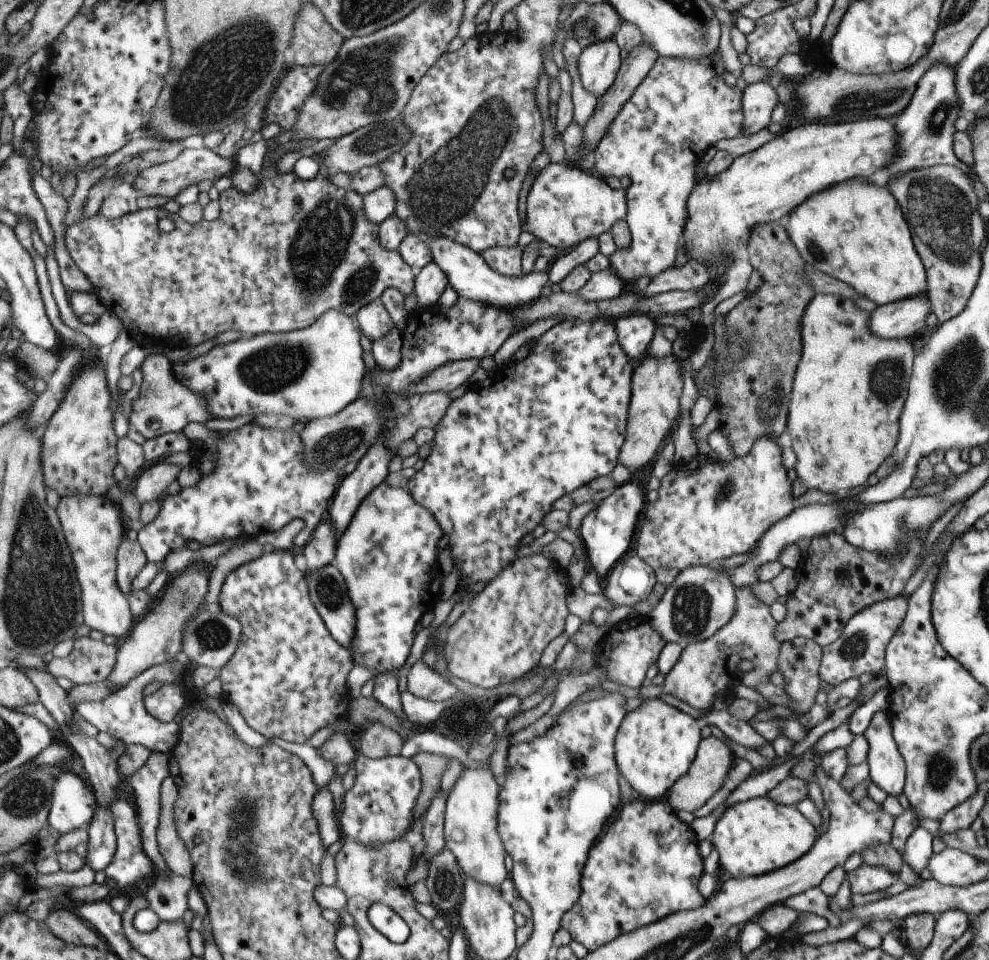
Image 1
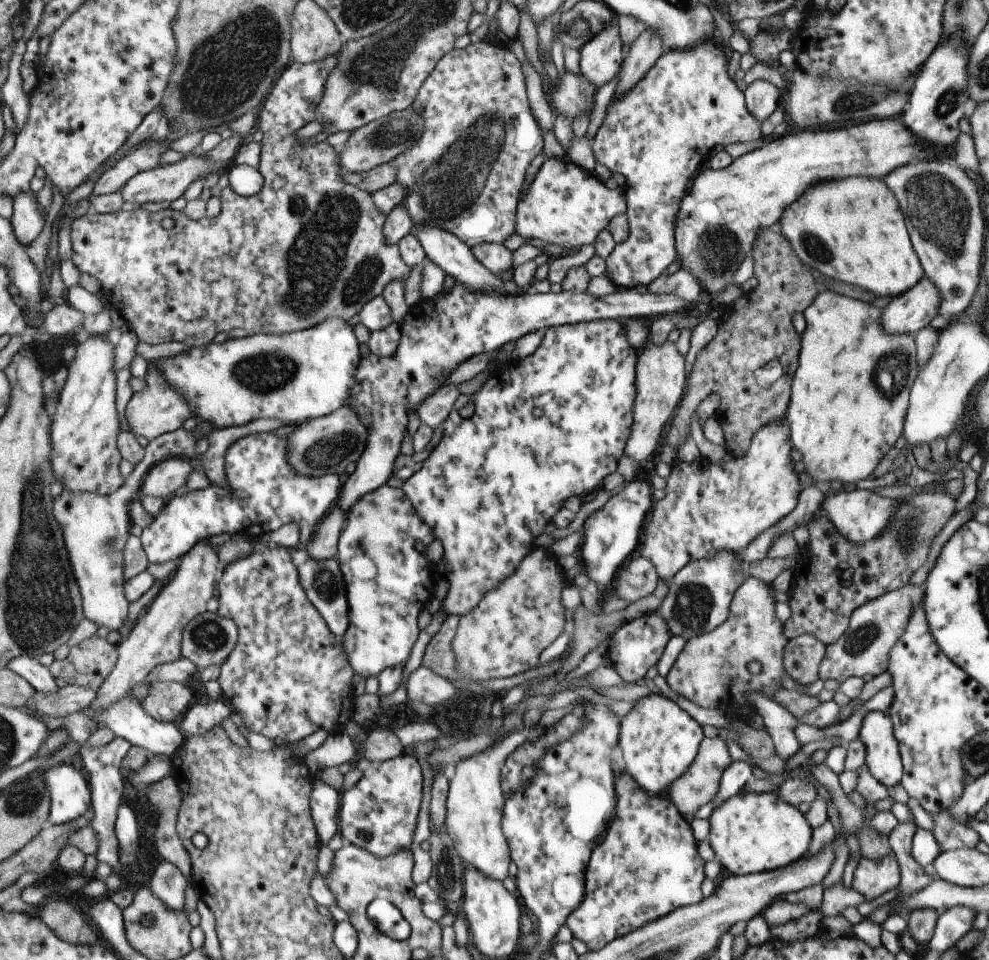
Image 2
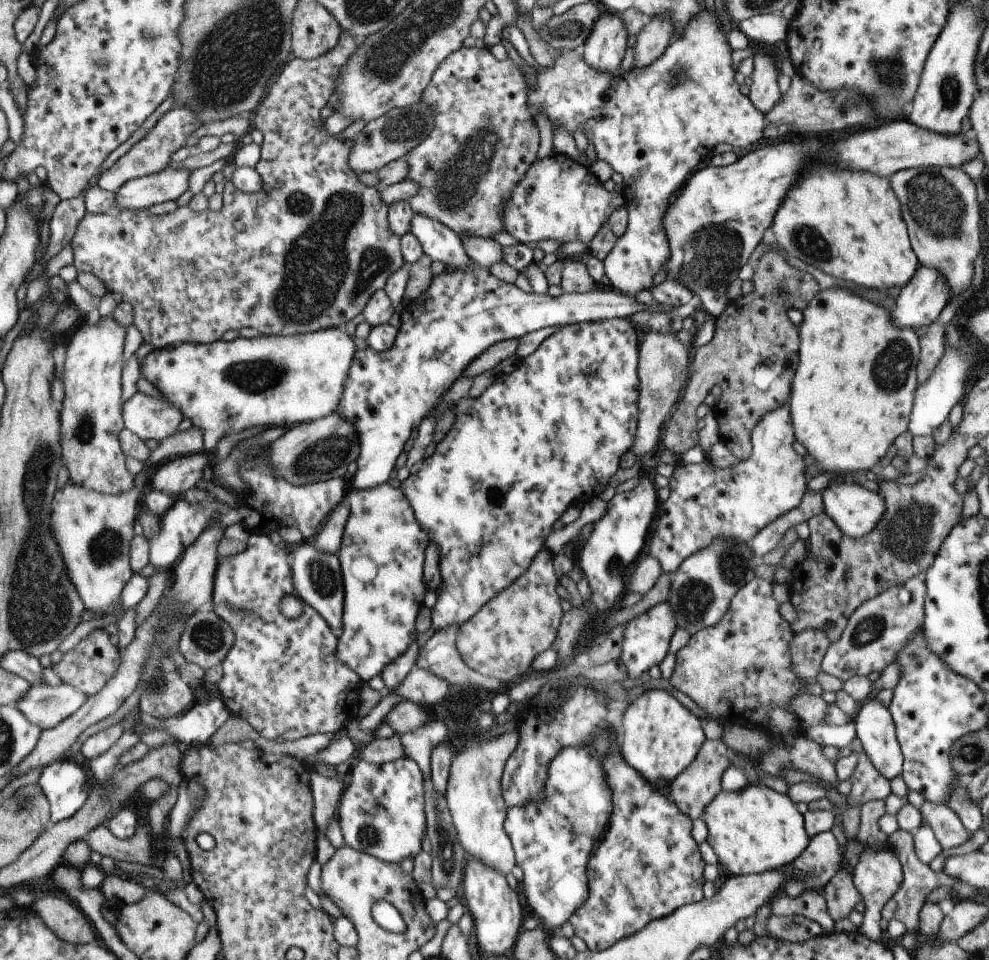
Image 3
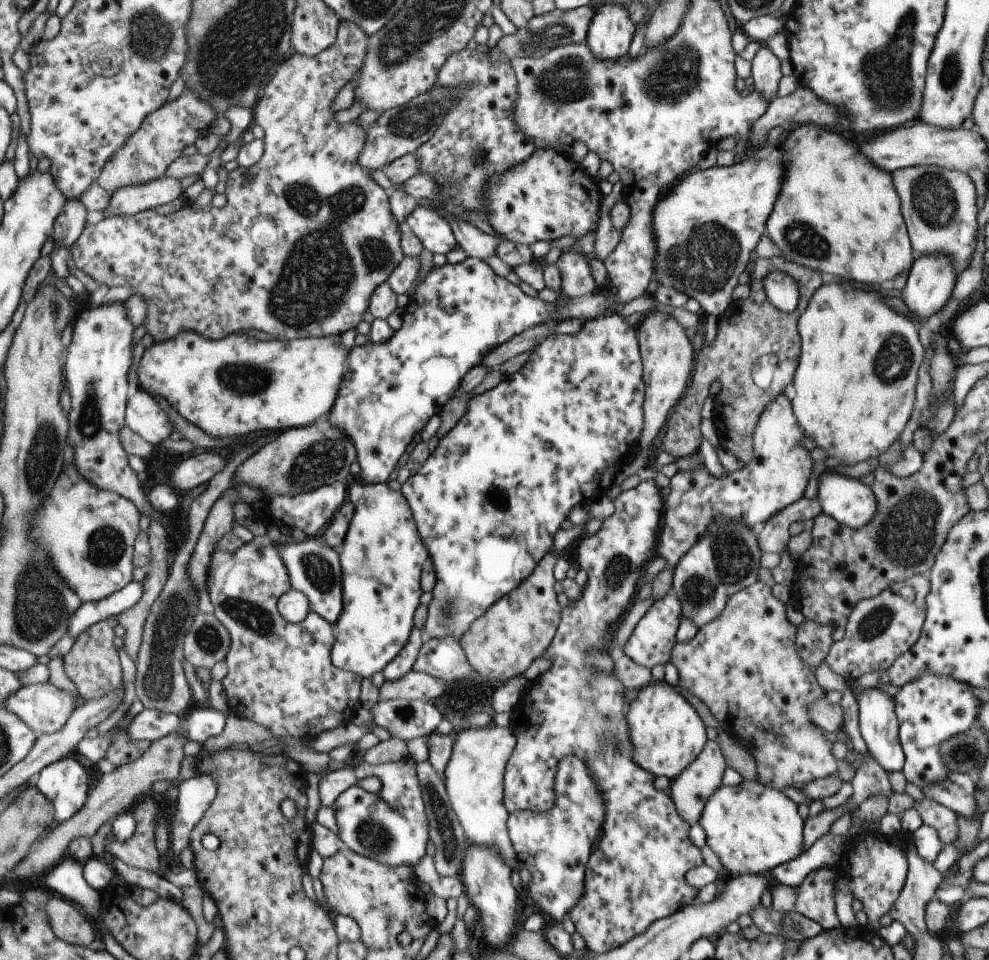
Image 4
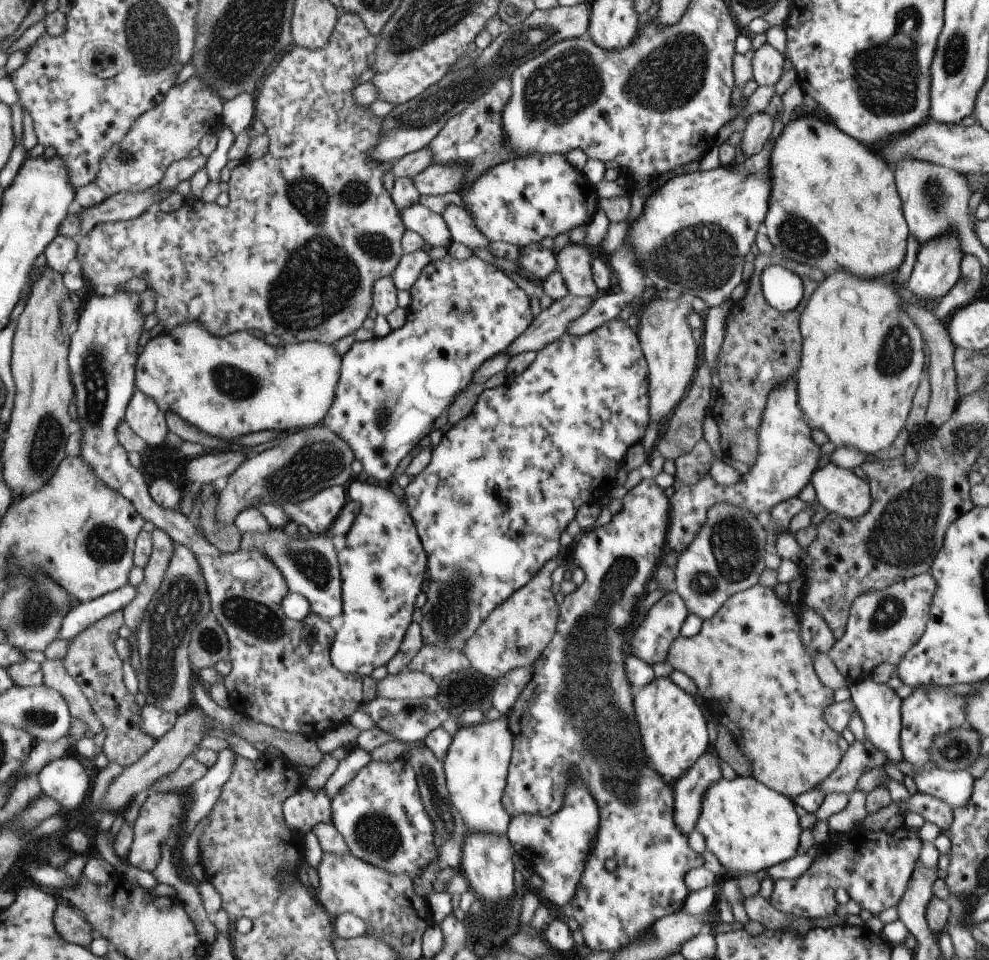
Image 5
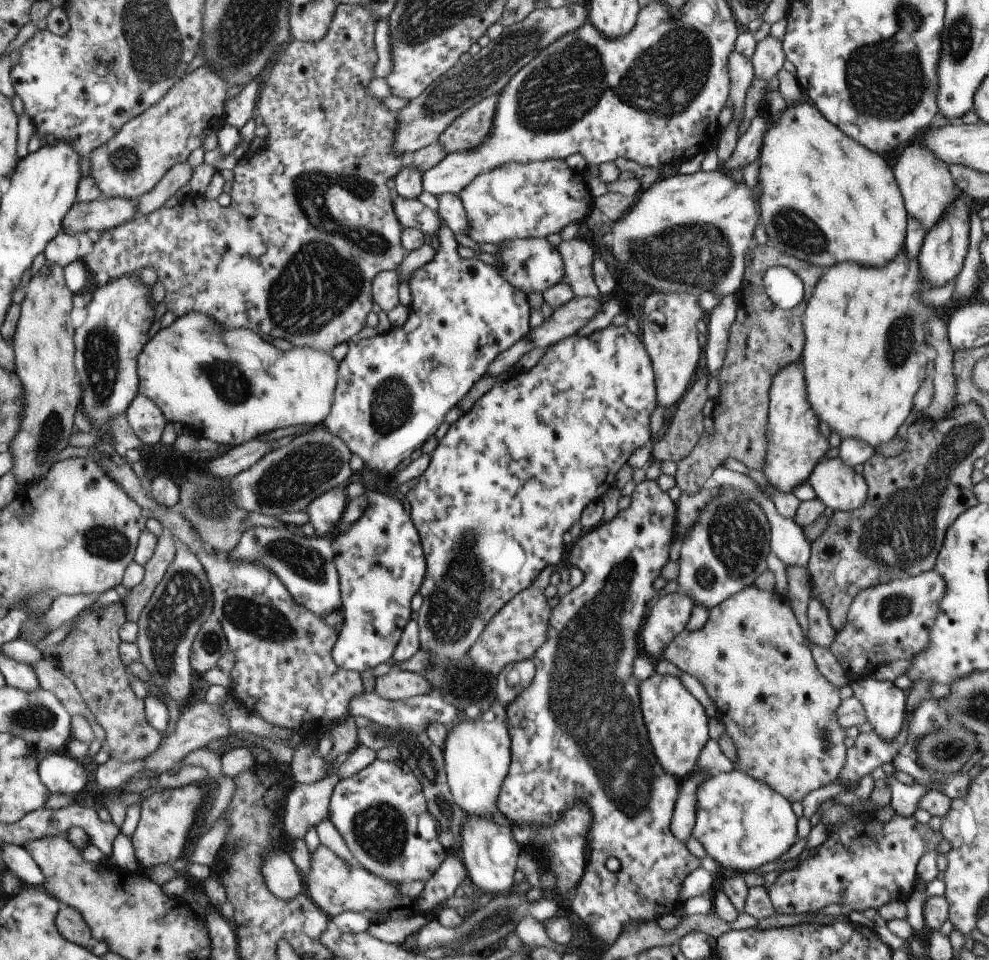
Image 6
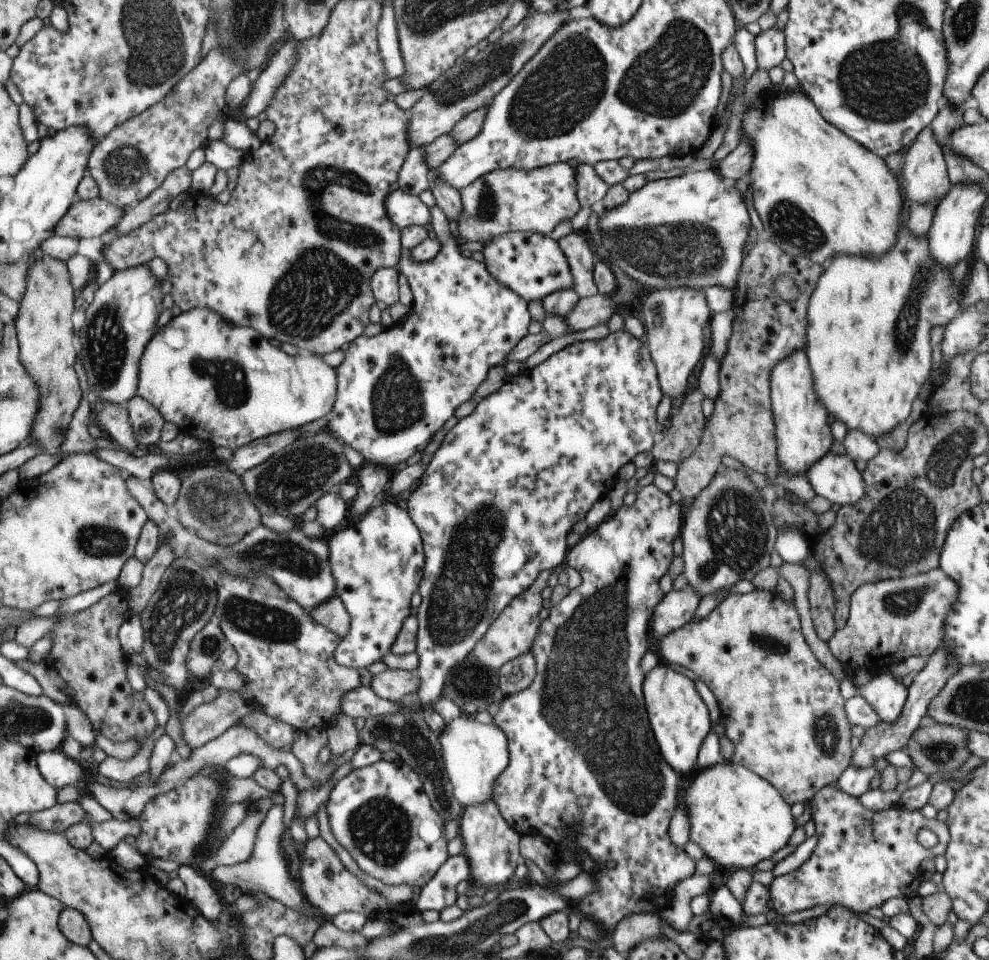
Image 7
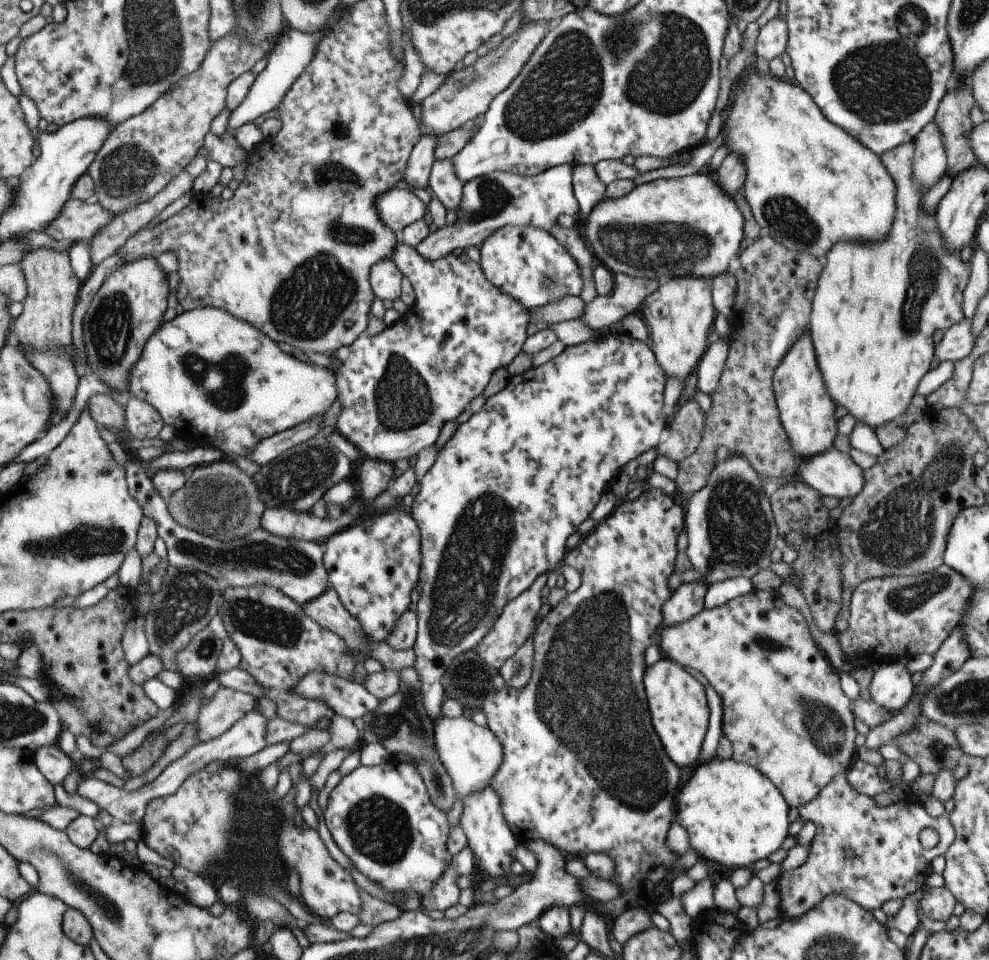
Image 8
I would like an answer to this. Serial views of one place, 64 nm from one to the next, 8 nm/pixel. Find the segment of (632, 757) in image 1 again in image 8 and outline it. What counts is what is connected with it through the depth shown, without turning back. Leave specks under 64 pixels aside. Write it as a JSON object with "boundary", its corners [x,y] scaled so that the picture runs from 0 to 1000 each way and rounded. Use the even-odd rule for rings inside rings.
{"boundary":[[[670,683],[651,698],[649,710],[657,750],[674,790],[686,801],[705,794],[716,754],[712,716],[687,692]]]}

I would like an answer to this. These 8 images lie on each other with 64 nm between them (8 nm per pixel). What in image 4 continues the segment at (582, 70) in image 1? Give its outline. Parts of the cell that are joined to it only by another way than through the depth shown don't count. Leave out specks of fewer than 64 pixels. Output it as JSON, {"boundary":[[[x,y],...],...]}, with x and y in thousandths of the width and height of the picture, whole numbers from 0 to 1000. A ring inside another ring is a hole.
{"boundary":[[[609,4],[601,9],[593,33],[593,46],[602,63],[622,65],[633,56],[643,26],[628,4]]]}

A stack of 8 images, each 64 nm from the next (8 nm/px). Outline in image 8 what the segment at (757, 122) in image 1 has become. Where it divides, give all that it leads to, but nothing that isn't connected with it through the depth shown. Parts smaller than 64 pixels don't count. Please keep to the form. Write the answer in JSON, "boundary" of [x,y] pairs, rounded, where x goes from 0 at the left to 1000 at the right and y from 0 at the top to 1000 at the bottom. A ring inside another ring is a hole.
{"boundary":[[[786,15],[767,28],[763,42],[763,57],[771,63],[782,63],[792,56],[796,44],[794,17]]]}

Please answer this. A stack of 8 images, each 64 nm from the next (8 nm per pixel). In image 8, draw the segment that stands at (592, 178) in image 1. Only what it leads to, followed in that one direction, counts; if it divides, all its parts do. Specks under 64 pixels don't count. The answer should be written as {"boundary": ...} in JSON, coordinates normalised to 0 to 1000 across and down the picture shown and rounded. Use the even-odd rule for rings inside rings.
{"boundary":[[[568,171],[554,175],[543,183],[527,183],[513,178],[498,178],[467,192],[467,203],[460,217],[461,230],[437,238],[420,260],[430,271],[442,271],[462,258],[482,256],[497,242],[511,235],[547,238],[555,241],[565,223],[583,224],[583,210],[579,204],[578,172]]]}

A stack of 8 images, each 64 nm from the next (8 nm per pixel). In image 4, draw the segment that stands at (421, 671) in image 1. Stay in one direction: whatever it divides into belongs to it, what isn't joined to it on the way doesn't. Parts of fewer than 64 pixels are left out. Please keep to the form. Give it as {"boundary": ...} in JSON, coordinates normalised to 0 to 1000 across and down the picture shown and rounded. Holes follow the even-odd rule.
{"boundary":[[[415,698],[403,708],[388,708],[383,715],[385,730],[393,728],[418,728],[436,730],[446,725],[450,709],[438,706],[426,699]]]}

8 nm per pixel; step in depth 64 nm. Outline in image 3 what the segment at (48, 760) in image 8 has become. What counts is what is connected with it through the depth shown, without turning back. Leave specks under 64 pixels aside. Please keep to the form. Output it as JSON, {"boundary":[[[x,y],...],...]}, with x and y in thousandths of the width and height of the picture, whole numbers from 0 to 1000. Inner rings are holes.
{"boundary":[[[71,790],[42,799],[36,816],[50,835],[51,857],[72,852],[88,831],[88,810]]]}

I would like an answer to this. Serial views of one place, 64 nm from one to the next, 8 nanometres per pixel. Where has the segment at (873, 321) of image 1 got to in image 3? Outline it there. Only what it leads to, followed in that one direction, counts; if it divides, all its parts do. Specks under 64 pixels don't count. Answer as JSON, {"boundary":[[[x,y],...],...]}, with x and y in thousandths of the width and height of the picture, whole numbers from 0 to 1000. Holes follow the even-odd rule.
{"boundary":[[[927,275],[925,285],[911,299],[911,304],[898,323],[901,335],[907,342],[931,342],[944,335],[960,313],[960,298],[953,288],[939,279]]]}

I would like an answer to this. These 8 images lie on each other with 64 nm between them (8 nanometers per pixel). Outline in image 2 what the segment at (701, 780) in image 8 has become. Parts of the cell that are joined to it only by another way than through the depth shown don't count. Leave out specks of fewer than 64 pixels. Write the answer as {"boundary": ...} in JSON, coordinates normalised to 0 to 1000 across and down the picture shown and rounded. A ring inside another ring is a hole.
{"boundary":[[[751,825],[729,833],[718,846],[714,873],[728,901],[740,910],[759,911],[796,902],[809,895],[818,881],[821,865],[806,841],[783,825]]]}

